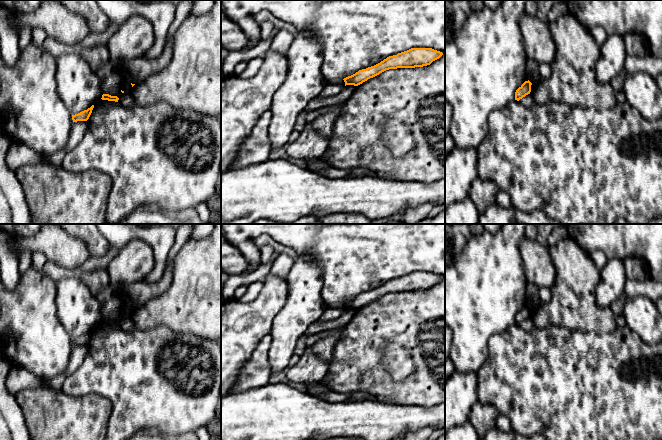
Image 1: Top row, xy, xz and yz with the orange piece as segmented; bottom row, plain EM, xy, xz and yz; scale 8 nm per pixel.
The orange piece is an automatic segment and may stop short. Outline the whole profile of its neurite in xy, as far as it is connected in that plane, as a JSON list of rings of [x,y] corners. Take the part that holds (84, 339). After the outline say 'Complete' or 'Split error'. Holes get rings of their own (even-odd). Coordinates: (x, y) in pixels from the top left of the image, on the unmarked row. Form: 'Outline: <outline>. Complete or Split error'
Outline: [[[92,329],[90,332],[87,334],[84,334],[78,338],[72,339],[72,344],[73,346],[77,345],[87,345],[92,337],[92,334],[94,332],[94,329]]]. Complete

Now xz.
Outline: [[[411,272],[407,275],[398,277],[397,279],[389,280],[374,290],[359,294],[355,298],[346,301],[343,304],[345,310],[358,310],[386,294],[427,290],[433,285],[439,283],[442,279],[442,276],[432,272]]]. Complete

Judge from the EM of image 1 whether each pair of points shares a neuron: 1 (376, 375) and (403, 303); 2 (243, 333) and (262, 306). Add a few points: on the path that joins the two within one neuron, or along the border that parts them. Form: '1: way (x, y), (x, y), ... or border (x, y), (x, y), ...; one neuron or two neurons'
1: way (374, 357), (374, 333), (386, 321); one neuron
2: way (250, 327), (251, 322), (260, 313); one neuron

